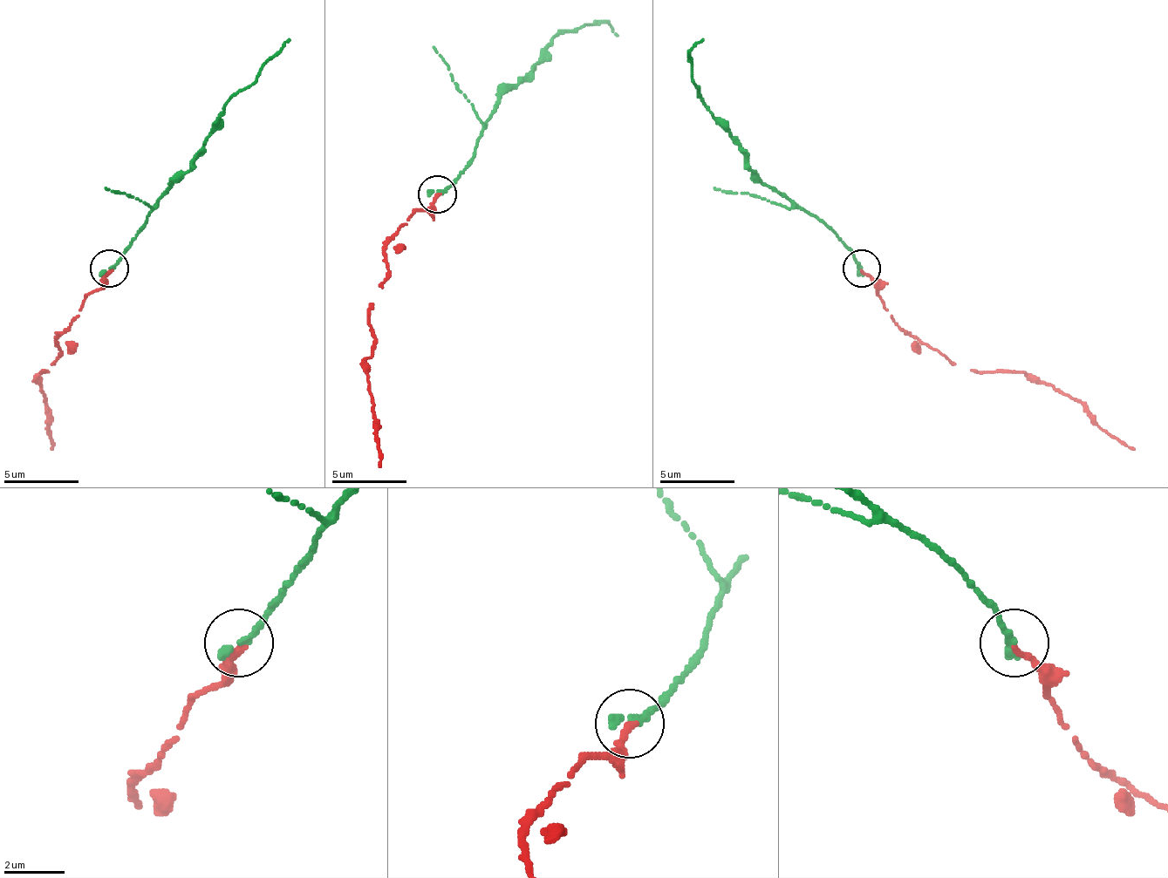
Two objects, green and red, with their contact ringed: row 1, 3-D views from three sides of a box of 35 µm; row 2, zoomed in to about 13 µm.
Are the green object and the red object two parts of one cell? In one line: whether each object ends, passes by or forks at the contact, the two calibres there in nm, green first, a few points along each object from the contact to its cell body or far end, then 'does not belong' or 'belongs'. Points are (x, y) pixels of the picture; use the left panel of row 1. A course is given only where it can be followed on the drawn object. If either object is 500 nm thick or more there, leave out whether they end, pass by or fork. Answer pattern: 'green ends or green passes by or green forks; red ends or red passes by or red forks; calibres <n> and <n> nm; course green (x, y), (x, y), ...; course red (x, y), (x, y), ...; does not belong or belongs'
green ends; red ends; calibres 340 and 260 nm; course green (108, 269), (176, 182), (225, 104), (274, 58), (289, 39); course red (108, 269), (74, 318), (56, 336), (56, 364), (40, 370), (44, 370), (37, 378), (44, 393), (51, 450); belongs

